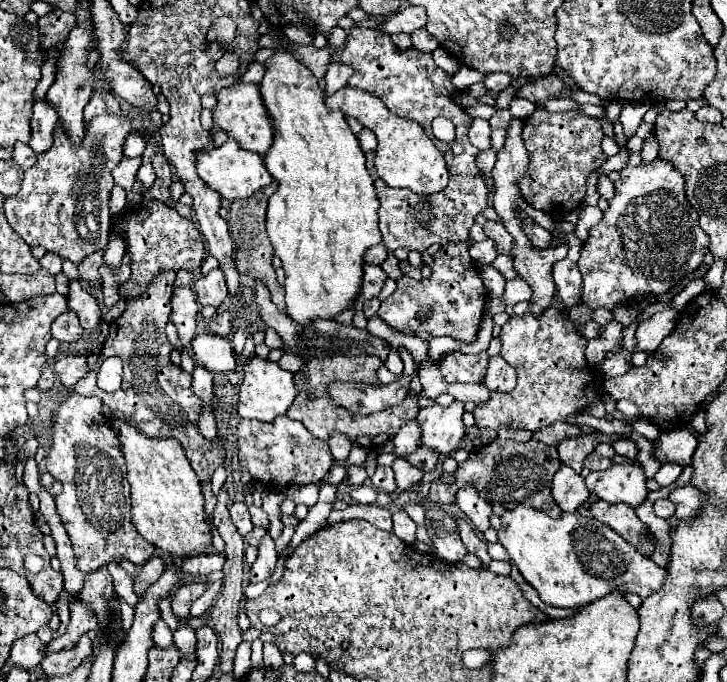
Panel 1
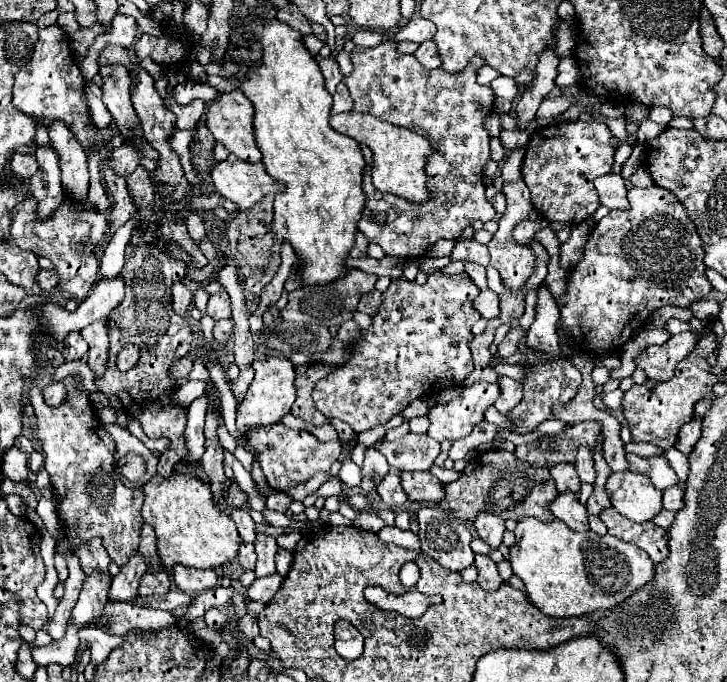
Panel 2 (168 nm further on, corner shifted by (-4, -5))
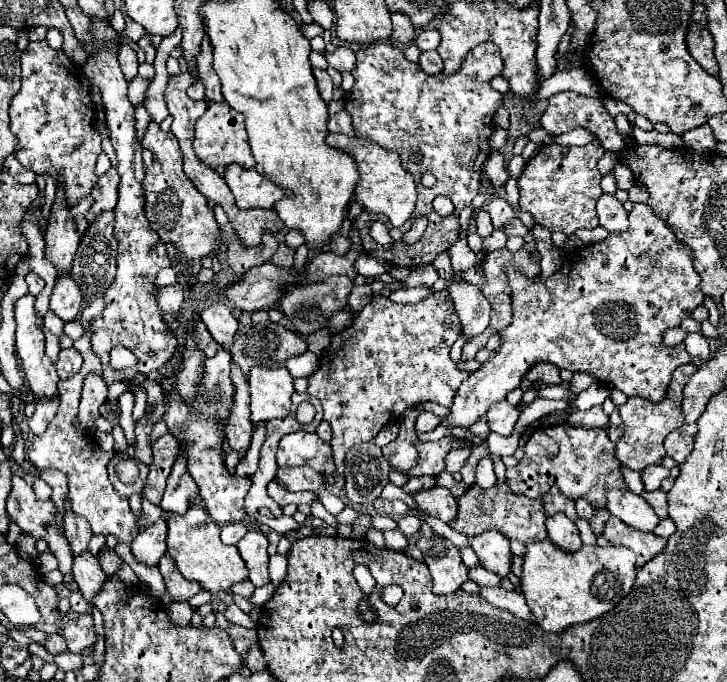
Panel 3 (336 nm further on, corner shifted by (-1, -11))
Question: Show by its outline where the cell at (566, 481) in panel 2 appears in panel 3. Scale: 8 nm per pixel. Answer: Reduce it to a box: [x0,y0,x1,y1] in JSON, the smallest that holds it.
[543,487,577,521]

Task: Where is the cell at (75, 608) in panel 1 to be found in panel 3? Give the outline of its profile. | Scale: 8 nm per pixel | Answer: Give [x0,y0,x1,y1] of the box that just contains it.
[73,551,107,601]

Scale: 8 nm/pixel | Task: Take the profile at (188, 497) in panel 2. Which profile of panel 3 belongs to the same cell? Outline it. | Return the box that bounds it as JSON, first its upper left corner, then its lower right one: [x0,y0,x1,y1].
[167,505,249,593]

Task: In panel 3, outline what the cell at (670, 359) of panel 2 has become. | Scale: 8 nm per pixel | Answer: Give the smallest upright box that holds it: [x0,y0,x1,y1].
[417,203,705,441]

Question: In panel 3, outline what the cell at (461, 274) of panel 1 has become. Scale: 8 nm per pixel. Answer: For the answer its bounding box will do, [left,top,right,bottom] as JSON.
[307,289,467,475]

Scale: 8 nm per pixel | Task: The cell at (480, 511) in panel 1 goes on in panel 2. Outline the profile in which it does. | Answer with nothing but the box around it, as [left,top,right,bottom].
[472,513,504,549]

